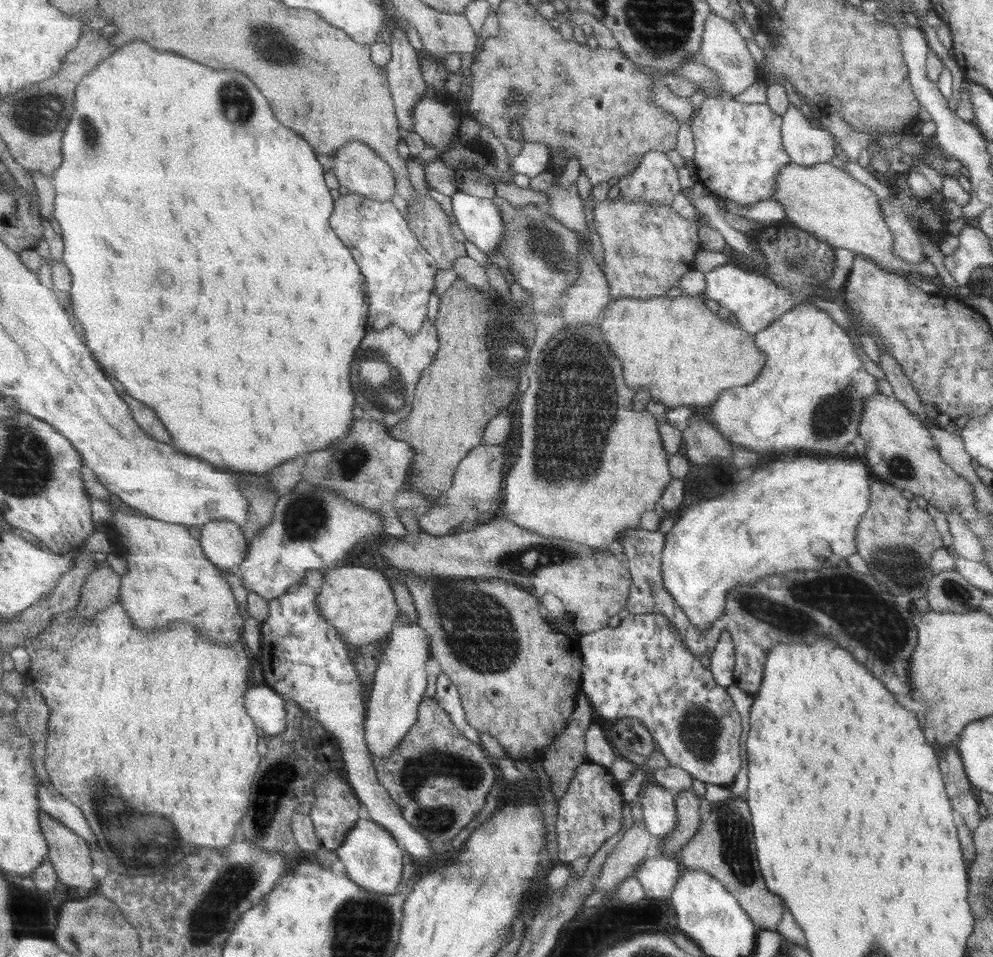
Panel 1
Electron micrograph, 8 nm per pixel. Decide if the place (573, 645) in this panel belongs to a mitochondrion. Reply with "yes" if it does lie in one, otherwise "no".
no

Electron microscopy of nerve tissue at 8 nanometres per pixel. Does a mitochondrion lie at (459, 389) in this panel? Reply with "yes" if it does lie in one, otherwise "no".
no

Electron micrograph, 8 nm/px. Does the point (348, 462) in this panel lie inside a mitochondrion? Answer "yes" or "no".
yes

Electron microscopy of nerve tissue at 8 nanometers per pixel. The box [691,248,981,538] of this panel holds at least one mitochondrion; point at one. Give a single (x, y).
(833, 415)

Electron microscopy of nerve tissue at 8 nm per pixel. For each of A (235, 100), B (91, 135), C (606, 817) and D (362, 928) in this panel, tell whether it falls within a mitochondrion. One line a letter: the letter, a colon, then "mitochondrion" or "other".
A: mitochondrion
B: mitochondrion
C: mitochondrion
D: mitochondrion

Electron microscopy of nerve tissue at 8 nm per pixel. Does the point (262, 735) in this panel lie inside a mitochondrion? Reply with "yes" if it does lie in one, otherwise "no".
no

